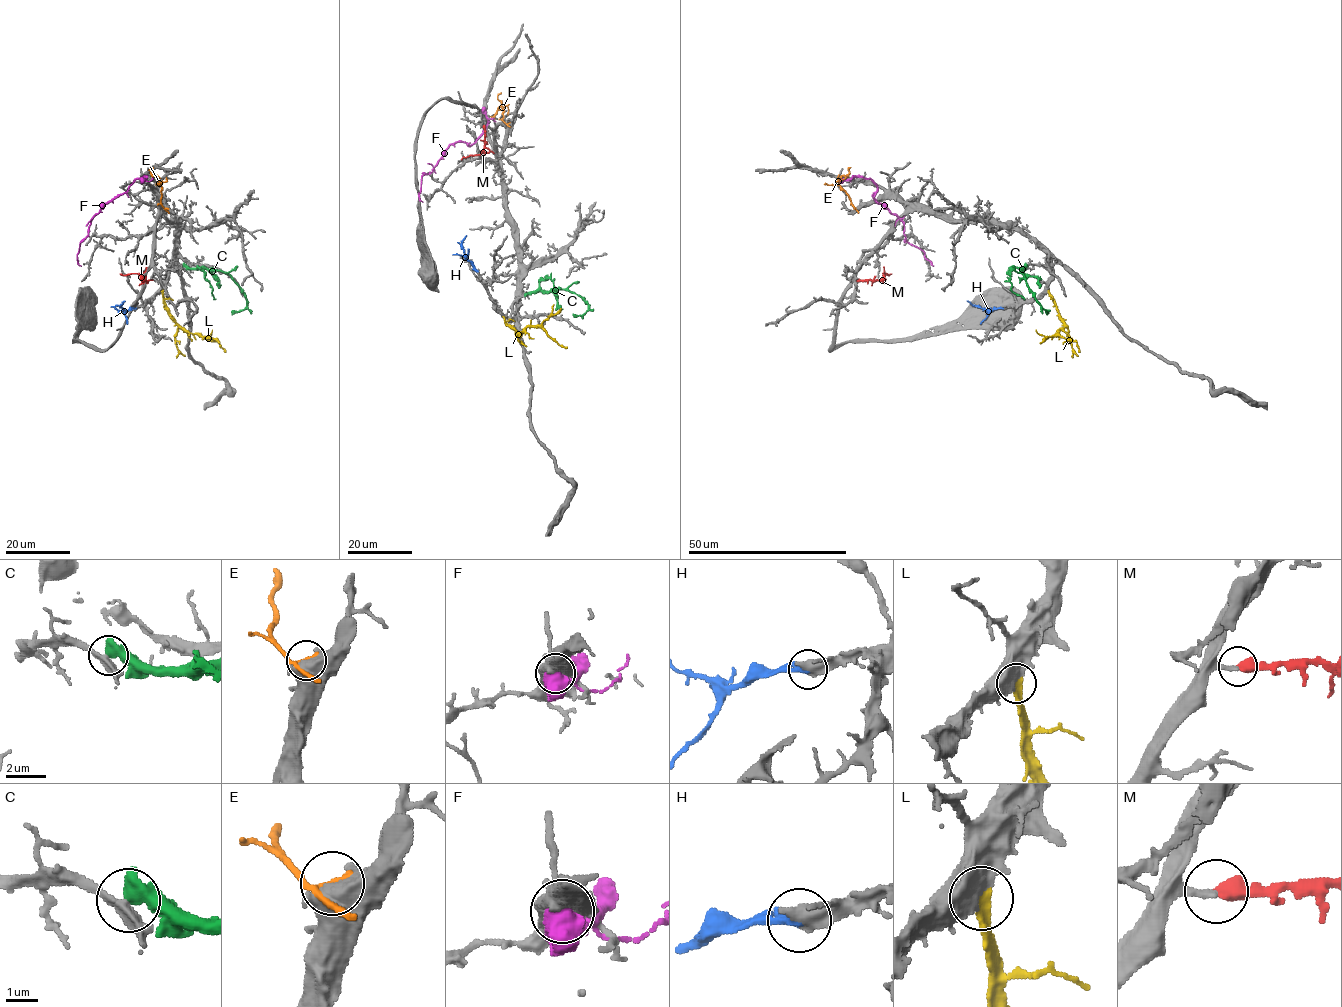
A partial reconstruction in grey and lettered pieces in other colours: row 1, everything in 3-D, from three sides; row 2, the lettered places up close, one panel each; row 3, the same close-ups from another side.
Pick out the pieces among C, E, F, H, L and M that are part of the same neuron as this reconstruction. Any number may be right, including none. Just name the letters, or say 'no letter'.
H, L, M

